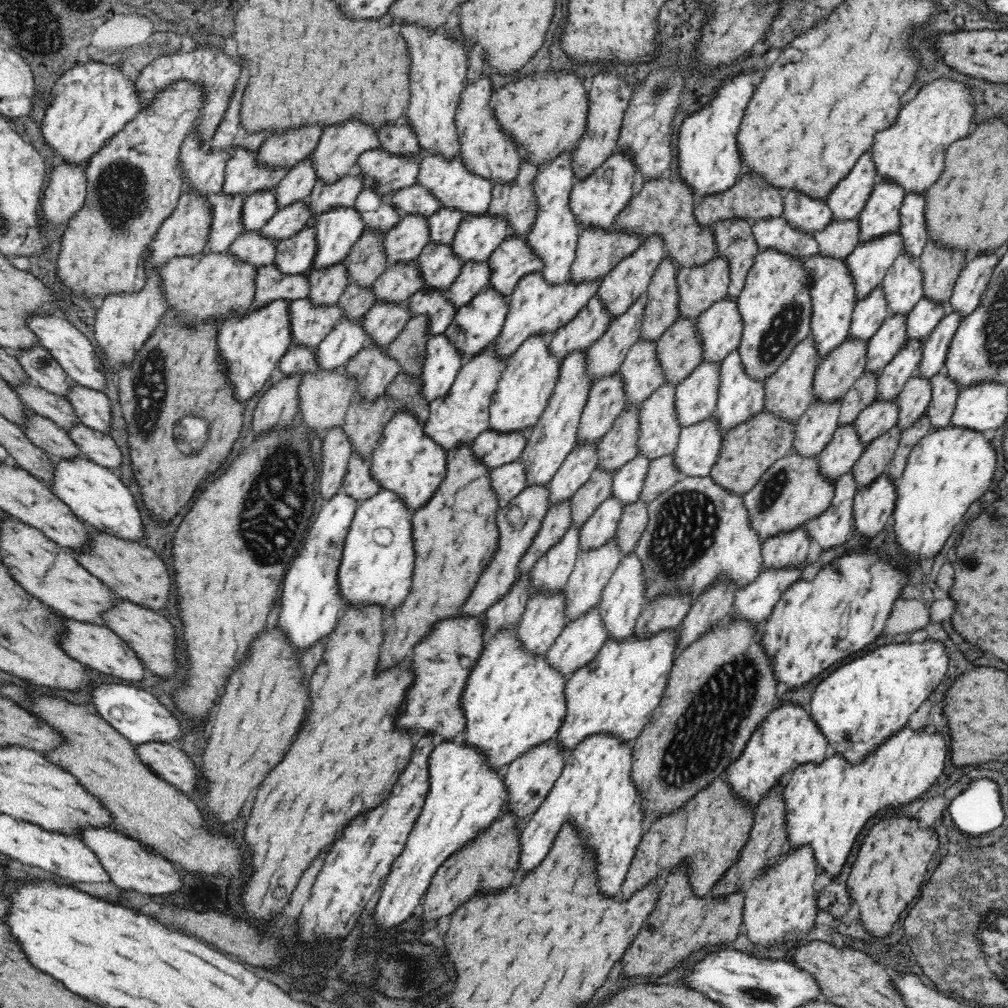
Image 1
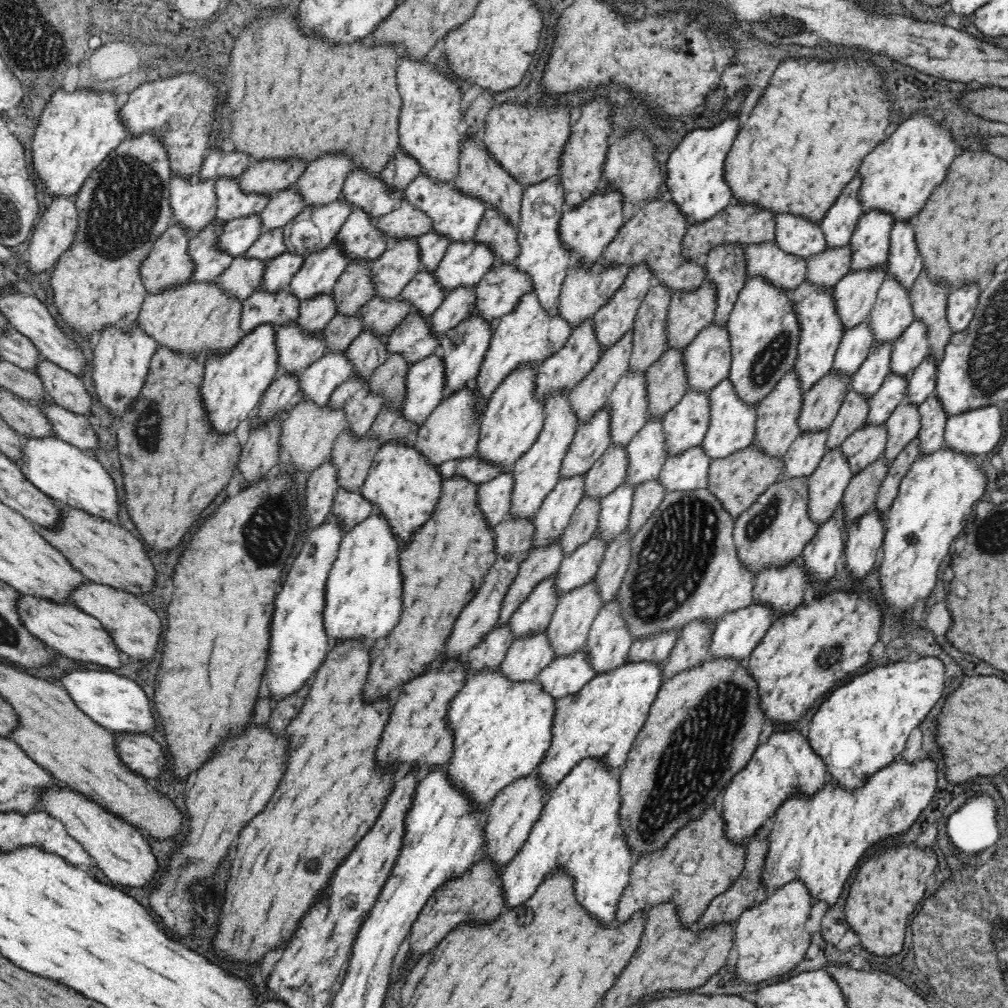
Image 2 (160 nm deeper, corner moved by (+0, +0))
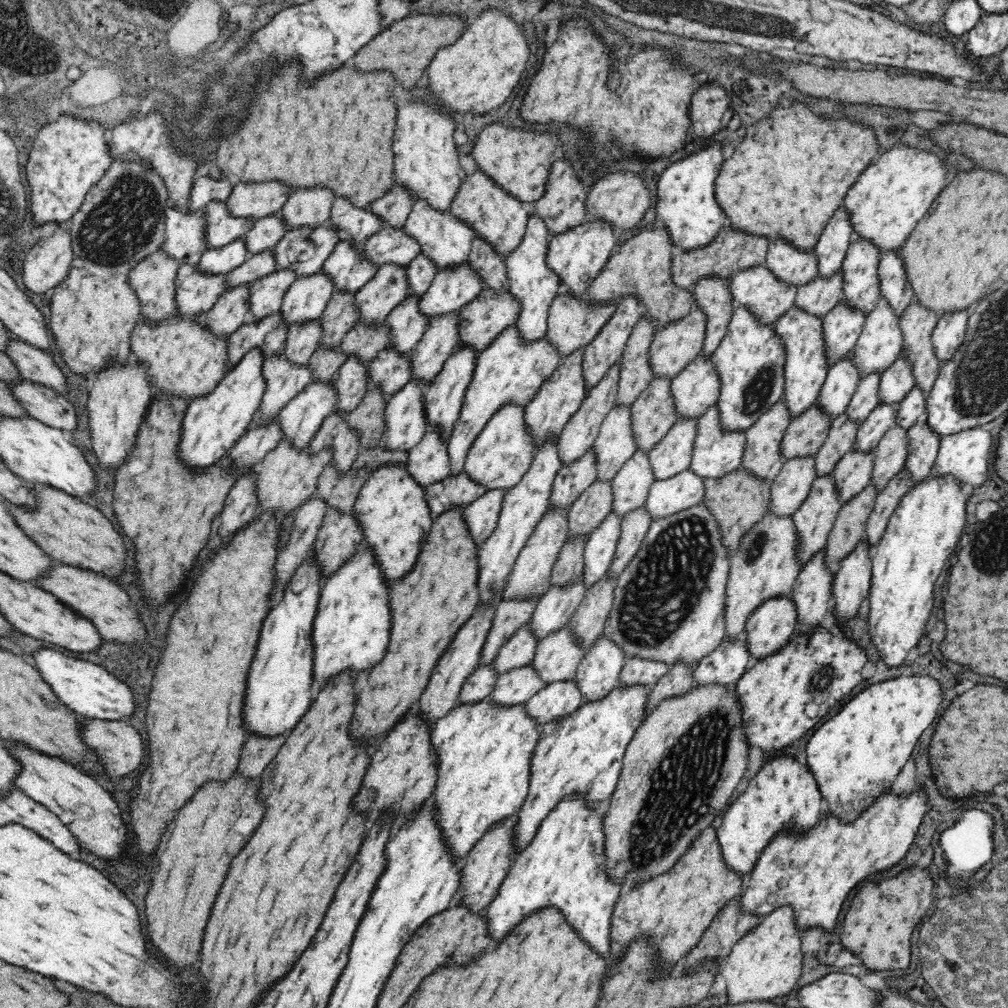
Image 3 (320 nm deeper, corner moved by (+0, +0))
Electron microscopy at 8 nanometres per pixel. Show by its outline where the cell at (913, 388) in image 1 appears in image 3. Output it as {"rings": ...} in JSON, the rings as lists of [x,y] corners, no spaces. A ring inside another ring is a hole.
{"rings":[[[894,426],[873,451],[871,484],[876,488],[876,494],[882,492],[887,482],[904,468],[906,444],[908,444],[908,431]]]}

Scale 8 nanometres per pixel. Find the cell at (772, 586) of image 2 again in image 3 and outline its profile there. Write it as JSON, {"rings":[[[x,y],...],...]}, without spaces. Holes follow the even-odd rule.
{"rings":[[[776,597],[761,604],[749,616],[743,635],[754,662],[770,658],[788,646],[796,620],[796,605],[790,598]]]}

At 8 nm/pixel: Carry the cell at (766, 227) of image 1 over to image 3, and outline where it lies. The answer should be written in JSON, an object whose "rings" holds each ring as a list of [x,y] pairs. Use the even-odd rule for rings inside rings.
{"rings":[[[765,265],[738,271],[730,280],[730,297],[737,308],[745,308],[762,325],[772,325],[778,318],[784,316],[784,313],[791,310],[794,305],[797,288],[790,287],[778,279],[774,279],[774,275],[768,271]]]}

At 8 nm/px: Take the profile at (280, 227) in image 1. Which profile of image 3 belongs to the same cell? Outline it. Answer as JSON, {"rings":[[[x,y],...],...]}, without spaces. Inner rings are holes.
{"rings":[[[264,251],[252,255],[244,264],[226,275],[224,291],[236,287],[252,287],[256,281],[276,271],[273,251]]]}

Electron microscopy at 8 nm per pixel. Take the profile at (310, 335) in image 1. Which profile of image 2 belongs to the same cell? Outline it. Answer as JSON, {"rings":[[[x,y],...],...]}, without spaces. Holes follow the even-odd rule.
{"rings":[[[297,322],[278,328],[274,340],[278,353],[278,372],[282,375],[300,376],[327,353],[324,335],[306,335]]]}

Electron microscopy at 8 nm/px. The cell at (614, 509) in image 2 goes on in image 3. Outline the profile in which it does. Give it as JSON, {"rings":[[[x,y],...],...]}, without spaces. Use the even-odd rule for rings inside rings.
{"rings":[[[610,513],[608,518],[600,524],[600,528],[590,536],[584,550],[584,564],[582,566],[582,580],[584,592],[590,590],[602,581],[614,558],[621,534],[621,520]]]}

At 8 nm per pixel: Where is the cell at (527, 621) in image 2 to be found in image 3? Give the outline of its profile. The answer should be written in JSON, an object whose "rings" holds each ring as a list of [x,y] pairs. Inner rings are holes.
{"rings":[[[528,624],[521,626],[506,644],[500,648],[492,664],[496,676],[506,674],[512,669],[519,669],[531,664],[537,648],[534,635],[528,631]]]}

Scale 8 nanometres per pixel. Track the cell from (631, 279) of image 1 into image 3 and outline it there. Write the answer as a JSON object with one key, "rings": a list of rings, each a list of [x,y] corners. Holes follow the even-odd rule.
{"rings":[[[626,297],[623,301],[617,304],[617,310],[614,316],[605,324],[605,327],[599,332],[589,345],[586,345],[582,356],[582,375],[584,375],[584,392],[586,398],[589,395],[591,388],[594,388],[602,379],[605,378],[610,368],[614,367],[623,354],[626,348],[627,340],[632,334],[634,327],[642,318],[641,306],[634,297]]]}

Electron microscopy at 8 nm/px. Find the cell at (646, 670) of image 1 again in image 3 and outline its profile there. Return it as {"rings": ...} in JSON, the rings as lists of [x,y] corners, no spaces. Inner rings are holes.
{"rings":[[[640,685],[623,689],[618,686],[602,700],[586,703],[572,715],[540,728],[530,756],[529,792],[516,814],[512,858],[515,859],[533,842],[540,823],[562,799],[576,796],[592,810],[606,807],[618,786],[628,743],[643,723],[648,694],[646,687]]]}

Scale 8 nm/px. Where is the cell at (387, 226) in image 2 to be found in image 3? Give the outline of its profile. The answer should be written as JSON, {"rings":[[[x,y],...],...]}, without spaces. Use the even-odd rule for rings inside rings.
{"rings":[[[382,227],[362,244],[364,261],[372,261],[378,270],[385,264],[406,267],[420,253],[420,247],[403,229]]]}

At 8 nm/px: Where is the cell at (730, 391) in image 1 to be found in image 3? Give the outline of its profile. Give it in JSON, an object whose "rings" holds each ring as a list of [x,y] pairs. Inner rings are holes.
{"rings":[[[714,404],[705,412],[705,415],[702,415],[697,420],[694,448],[692,448],[692,456],[688,469],[702,480],[721,479],[723,476],[729,475],[736,469],[741,468],[745,442],[745,433],[738,433],[738,431],[726,433],[720,427],[720,423],[718,423],[718,407]]]}

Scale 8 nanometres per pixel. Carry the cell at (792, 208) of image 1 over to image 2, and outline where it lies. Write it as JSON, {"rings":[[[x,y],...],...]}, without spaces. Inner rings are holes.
{"rings":[[[788,214],[775,217],[775,223],[774,243],[788,255],[808,262],[827,248],[818,223]]]}

